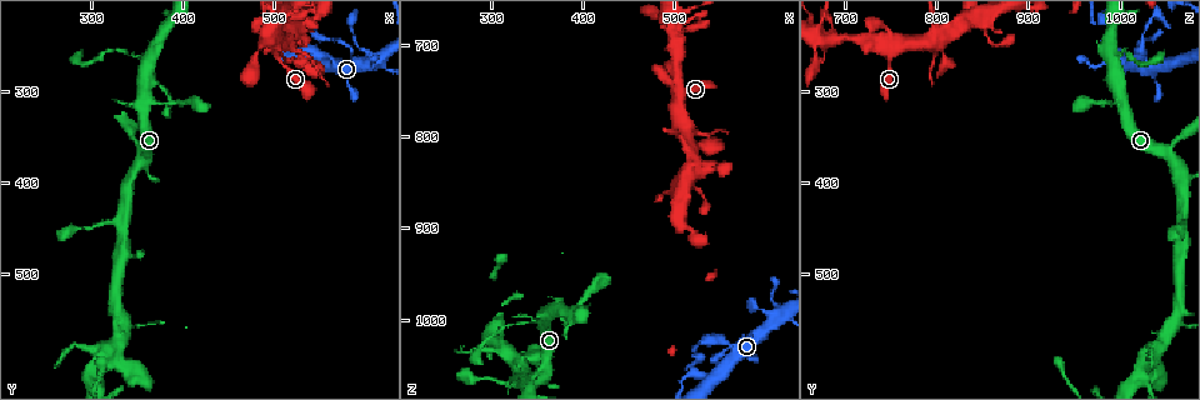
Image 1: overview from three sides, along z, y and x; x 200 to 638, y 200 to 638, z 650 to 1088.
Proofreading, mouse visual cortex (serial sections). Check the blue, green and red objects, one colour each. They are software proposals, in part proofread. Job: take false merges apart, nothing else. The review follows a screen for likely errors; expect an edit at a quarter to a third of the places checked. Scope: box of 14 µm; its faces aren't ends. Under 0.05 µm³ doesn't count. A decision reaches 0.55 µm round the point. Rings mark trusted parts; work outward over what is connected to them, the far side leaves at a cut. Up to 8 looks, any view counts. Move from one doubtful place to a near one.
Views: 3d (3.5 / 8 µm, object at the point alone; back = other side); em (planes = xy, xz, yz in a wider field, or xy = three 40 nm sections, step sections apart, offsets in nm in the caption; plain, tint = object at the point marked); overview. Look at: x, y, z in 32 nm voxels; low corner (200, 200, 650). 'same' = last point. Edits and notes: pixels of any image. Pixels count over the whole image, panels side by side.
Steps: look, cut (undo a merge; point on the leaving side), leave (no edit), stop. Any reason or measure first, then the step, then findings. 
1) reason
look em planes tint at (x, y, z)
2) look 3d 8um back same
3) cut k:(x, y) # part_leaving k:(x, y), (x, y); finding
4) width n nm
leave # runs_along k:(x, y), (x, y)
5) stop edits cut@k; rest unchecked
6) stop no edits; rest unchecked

abrupt turn
look 3d 3.5um at (525, 240, 1025)

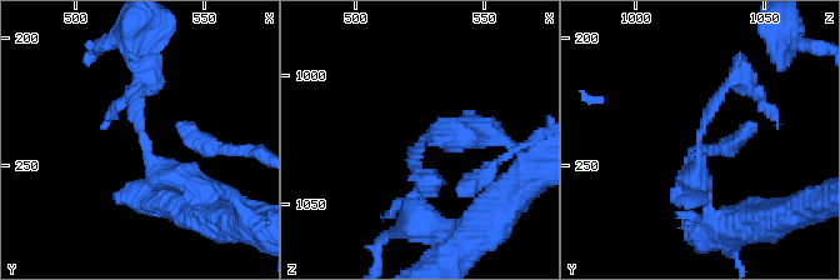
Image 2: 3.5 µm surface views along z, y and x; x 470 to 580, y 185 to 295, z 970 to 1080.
need the tissue
look em xy step 3 plain at (527, 241, 1024)

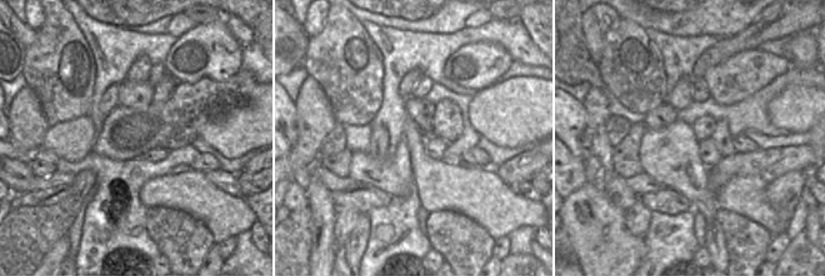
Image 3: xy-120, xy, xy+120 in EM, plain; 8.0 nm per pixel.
with the object marked
look em xy step 3 tint same

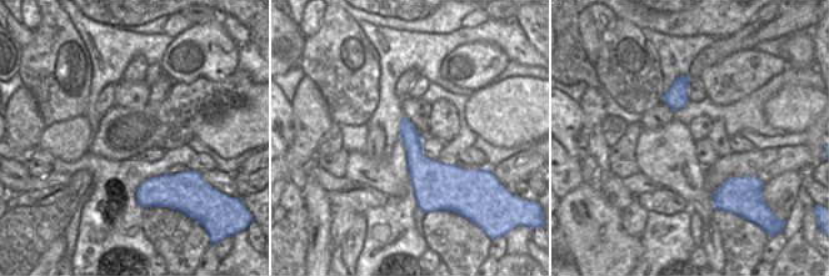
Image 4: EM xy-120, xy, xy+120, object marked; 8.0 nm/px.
cut 2:(139, 104) # part_leaving 2:(150, 143), (135, 111), (143, 78), (124, 100); a second cell is stuck on

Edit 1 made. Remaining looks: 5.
redraw
look overview

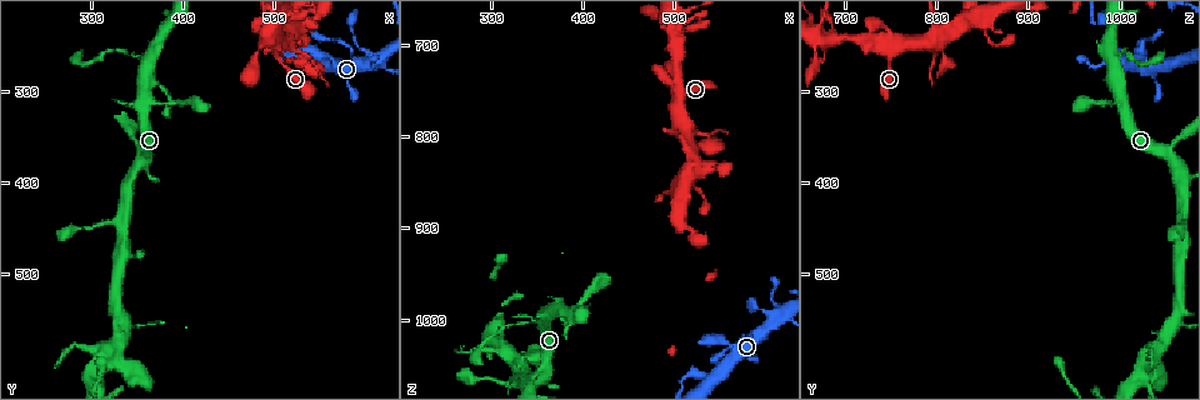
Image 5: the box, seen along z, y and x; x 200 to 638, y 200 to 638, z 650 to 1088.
sudden change in width
look 3d 3.5um at (505, 260, 755)

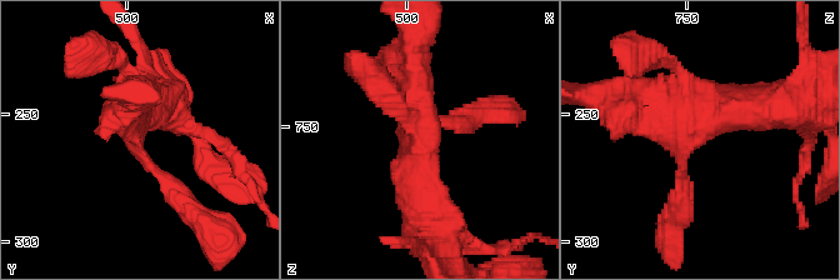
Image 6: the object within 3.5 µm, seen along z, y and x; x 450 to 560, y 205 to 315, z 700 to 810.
arms 4; arm_widths 200, 250, 400, 500 nm; shape alone is not enough
look em xy step 2 tint at (503, 256, 751)

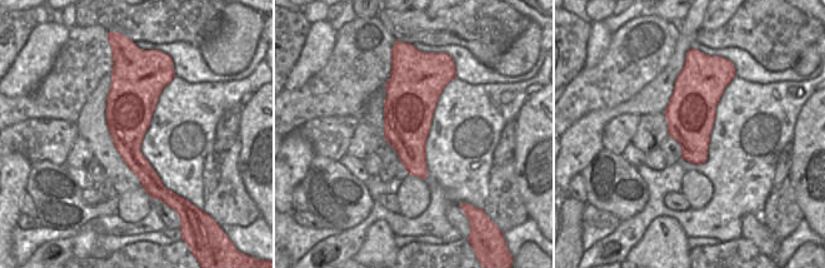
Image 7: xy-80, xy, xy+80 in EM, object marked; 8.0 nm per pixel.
leave # continuous, no second cell

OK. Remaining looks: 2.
three arms meet
look 3d 3.5um at (340, 555, 1060)

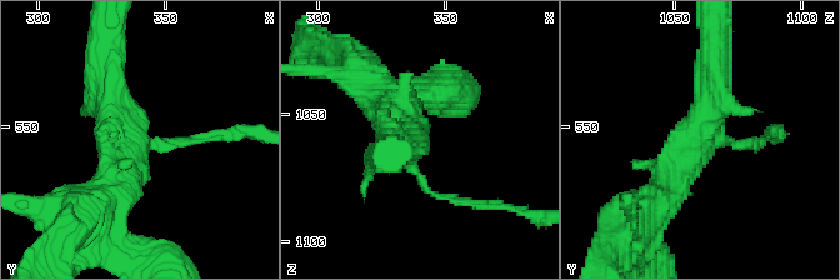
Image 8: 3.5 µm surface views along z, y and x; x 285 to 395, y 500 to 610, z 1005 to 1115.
arms 3; arm_widths 100, 350, 450 nm
look em xy step 5 tint at (335, 554, 1062)

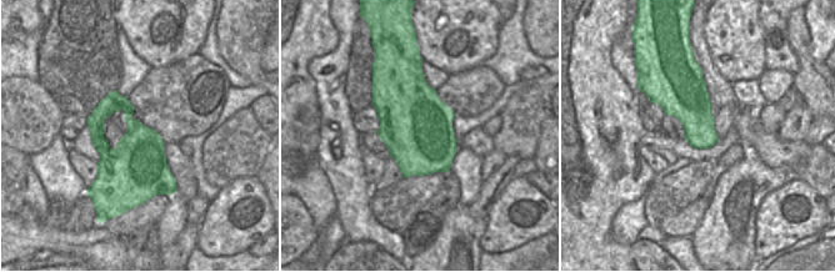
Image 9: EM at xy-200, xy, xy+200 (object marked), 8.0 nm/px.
leave # runs_along 8:(714, 58), (708, 135), (656, 200); one cell here

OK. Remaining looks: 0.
stop edits cut@2; rest unchecked

